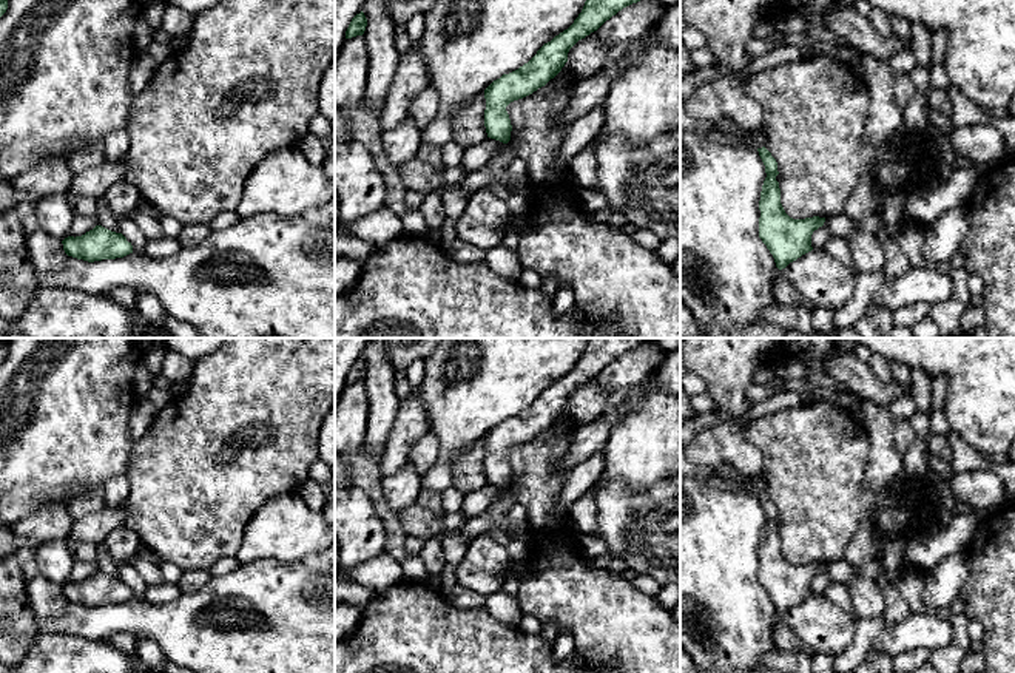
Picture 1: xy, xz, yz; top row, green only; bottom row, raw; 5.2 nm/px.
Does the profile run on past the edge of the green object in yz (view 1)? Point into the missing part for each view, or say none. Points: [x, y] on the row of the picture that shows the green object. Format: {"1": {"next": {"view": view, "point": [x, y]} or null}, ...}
{"1": {"next": null}}

